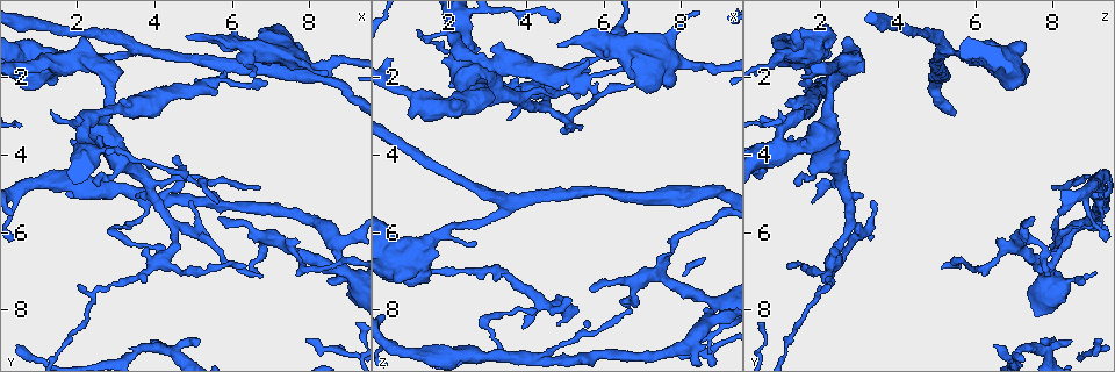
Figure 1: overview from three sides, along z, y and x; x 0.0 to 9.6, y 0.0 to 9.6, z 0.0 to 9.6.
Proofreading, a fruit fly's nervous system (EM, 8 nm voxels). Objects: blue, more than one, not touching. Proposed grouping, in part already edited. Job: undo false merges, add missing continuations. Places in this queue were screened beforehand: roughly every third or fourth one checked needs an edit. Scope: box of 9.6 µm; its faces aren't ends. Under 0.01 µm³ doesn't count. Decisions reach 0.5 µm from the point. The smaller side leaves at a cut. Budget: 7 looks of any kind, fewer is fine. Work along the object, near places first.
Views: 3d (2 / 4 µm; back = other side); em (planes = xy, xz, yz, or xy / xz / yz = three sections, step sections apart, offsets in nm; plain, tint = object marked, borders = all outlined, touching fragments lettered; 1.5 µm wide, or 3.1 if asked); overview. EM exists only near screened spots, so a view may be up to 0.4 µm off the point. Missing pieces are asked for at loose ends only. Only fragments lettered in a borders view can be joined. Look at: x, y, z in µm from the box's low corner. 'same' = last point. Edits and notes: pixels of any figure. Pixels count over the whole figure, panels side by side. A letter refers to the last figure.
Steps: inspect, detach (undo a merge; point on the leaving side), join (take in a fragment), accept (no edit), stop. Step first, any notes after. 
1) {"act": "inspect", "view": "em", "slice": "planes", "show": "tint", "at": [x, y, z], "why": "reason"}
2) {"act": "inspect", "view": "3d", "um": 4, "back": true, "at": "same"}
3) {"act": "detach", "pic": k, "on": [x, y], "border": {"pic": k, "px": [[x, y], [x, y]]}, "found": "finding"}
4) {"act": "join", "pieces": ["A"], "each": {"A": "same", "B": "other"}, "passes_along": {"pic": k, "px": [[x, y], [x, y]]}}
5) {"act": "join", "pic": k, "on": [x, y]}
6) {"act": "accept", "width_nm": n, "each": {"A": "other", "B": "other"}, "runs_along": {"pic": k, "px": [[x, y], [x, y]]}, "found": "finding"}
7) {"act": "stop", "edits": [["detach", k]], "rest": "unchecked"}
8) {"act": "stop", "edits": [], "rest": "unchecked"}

{"act": "inspect", "view": "em", "slice": "yz", "step": 4, "show": "borders", "at": [4.20, 6.65, 2.35]}

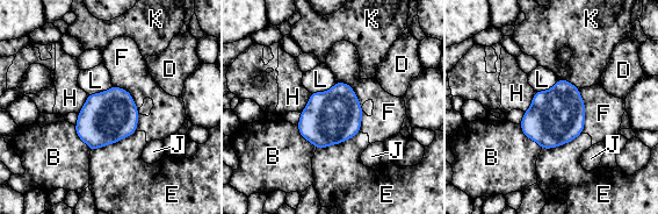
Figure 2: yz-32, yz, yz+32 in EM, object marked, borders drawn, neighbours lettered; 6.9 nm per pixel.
{"act": "accept", "longest_contact_nm": ["F", 360], "each": {"B": "other", "D": "other", "E": "other", "F": "other", "H": "other", "J": "other", "K": "other", "L": "other"}, "found": "one cell here"}

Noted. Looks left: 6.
{"act": "inspect", "view": "3d", "um": 4, "at": [1.30, 2.85, 0.90], "why": "branch stops here"}

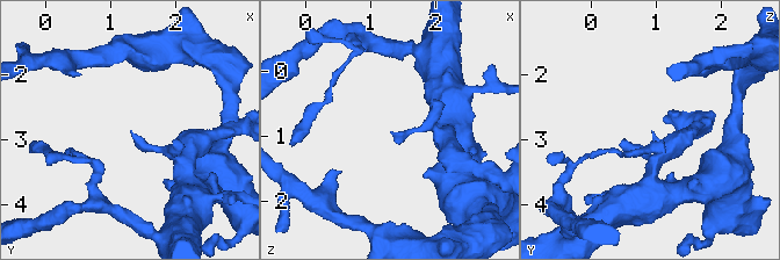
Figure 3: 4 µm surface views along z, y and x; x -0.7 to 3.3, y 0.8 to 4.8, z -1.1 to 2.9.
{"act": "inspect", "view": "em", "slice": "planes", "show": "borders", "at": [1.30, 2.85, 0.90]}

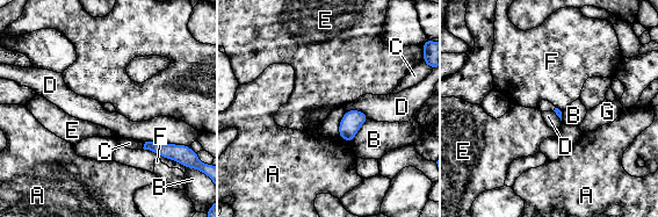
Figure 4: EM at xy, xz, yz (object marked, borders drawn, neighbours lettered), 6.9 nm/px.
{"act": "accept", "each": {"A": "other", "B": "other", "C": "other", "D": "other", "E": "other", "F": "other", "G": "other"}, "border": {"pic": 4, "px": [[145, 140], [178, 145]]}, "found": "none of them fits"}

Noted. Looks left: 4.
{"act": "inspect", "view": "3d", "um": 2, "at": [3.50, 1.35, 5.35], "why": "branch point"}

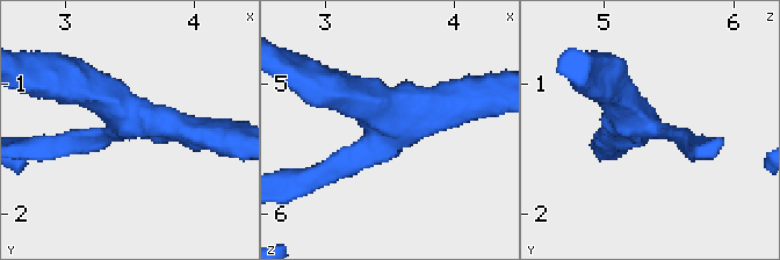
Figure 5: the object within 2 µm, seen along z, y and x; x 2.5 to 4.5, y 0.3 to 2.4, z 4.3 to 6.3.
{"act": "inspect", "view": "em", "slice": "planes", "show": "borders", "at": [3.48, 1.32, 5.36], "arms": 3, "arm_widths_nm": [180, 260, 280], "why": "shape alone is not enough"}

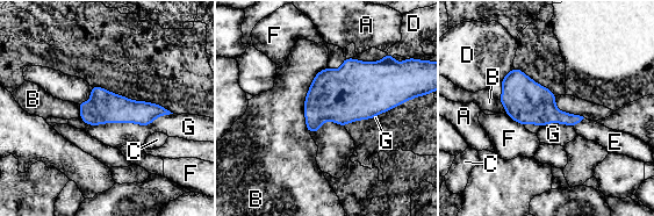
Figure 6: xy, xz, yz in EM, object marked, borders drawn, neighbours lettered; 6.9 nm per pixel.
{"act": "accept", "each": {"A": "other", "B": "other", "C": "other", "D": "other", "E": "other", "F": "other", "G": "other"}, "found": "continuous, no second cell"}

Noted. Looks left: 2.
{"act": "stop", "edits": [], "rest": "unchecked"}

